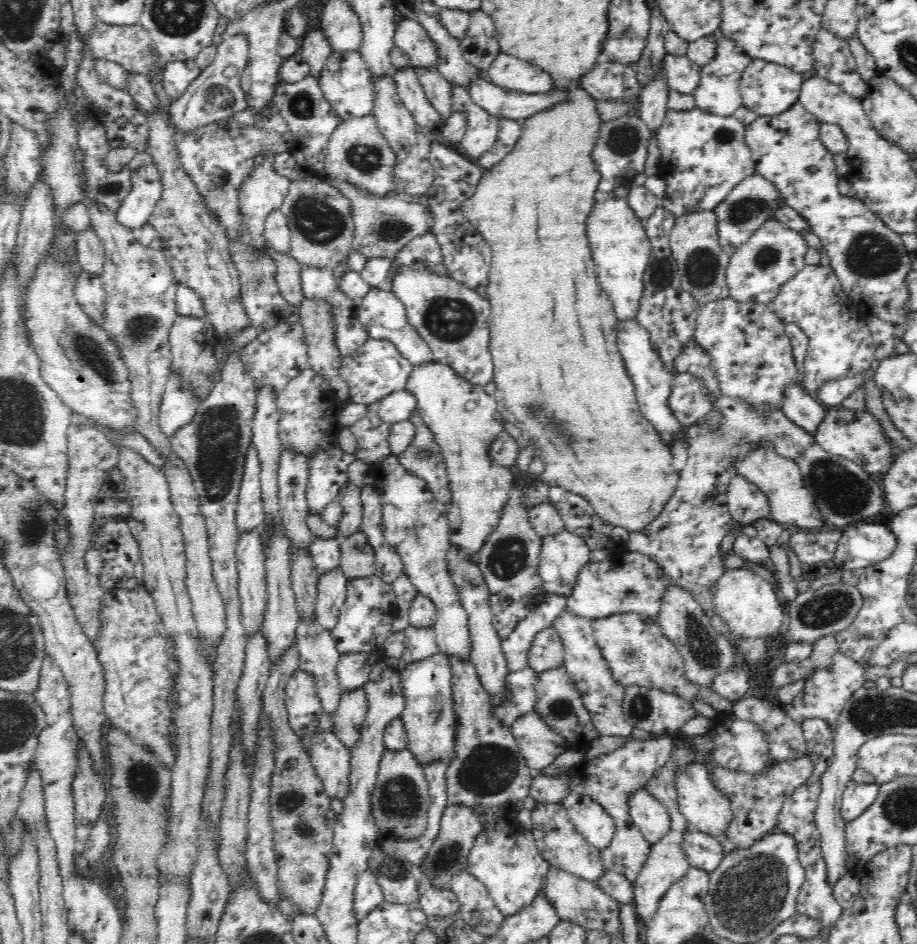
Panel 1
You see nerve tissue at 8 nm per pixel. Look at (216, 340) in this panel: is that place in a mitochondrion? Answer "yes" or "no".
no

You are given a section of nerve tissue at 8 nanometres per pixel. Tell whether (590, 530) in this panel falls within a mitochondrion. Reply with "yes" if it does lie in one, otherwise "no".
no

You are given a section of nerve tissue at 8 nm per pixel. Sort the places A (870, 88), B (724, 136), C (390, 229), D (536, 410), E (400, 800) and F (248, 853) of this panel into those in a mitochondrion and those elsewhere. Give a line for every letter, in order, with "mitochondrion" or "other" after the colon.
A: other
B: mitochondrion
C: mitochondrion
D: mitochondrion
E: mitochondrion
F: other

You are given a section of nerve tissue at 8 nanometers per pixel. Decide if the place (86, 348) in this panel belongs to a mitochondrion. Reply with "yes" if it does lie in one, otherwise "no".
yes

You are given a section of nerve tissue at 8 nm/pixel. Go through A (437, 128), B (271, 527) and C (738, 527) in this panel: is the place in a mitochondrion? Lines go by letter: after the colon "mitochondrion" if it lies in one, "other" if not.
A: other
B: other
C: other

